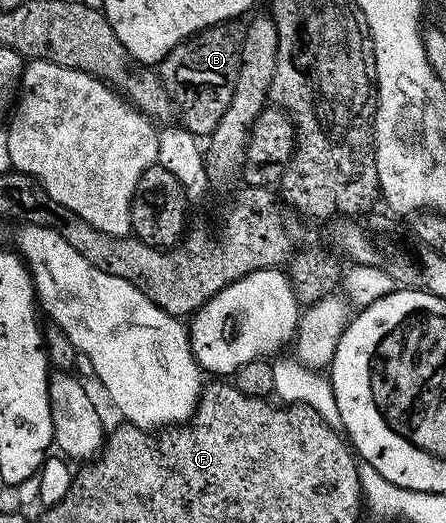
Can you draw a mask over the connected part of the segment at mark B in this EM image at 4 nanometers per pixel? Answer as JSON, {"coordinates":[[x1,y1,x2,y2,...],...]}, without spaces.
{"coordinates":[[241,21,216,23,205,31,198,31,185,39,159,64,161,84,167,89,176,110,181,110,181,123,194,137,208,137,219,125,227,105,231,105,231,93,235,93,235,81,241,68,241,46,245,40,246,24]]}

